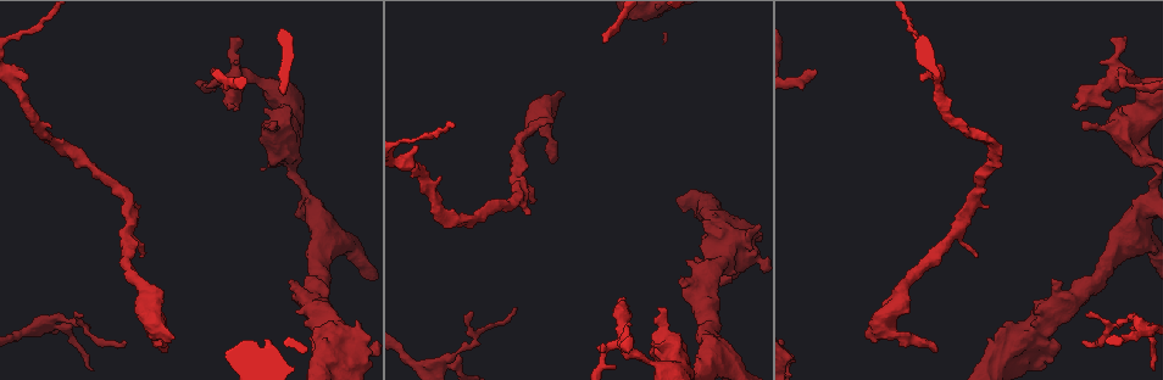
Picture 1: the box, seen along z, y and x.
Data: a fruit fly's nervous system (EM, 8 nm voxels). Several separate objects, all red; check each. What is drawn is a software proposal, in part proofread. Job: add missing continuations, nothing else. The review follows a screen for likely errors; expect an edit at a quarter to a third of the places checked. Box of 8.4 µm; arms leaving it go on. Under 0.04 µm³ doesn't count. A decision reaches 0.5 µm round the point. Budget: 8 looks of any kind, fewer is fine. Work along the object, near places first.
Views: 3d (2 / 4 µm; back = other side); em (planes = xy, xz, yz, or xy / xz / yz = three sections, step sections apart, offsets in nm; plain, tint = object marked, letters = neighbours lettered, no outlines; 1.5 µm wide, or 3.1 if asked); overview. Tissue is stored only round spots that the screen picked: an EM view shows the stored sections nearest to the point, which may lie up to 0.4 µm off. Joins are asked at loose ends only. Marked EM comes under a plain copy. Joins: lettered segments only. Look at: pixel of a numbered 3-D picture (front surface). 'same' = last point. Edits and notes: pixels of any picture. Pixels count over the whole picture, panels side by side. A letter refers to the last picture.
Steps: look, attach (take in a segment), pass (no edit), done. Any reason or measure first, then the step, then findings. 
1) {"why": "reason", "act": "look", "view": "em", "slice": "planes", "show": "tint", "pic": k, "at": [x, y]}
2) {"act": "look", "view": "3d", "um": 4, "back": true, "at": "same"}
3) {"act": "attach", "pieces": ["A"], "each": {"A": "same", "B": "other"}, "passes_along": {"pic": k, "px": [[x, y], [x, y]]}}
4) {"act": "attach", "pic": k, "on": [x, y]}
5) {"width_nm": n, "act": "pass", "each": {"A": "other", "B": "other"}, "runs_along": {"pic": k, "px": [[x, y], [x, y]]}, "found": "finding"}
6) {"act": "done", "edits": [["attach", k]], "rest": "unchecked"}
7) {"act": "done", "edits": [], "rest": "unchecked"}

{"why": "tapers out", "act": "look", "view": "em", "slice": "planes", "show": "letters", "pic": 1, "at": [470, 314]}

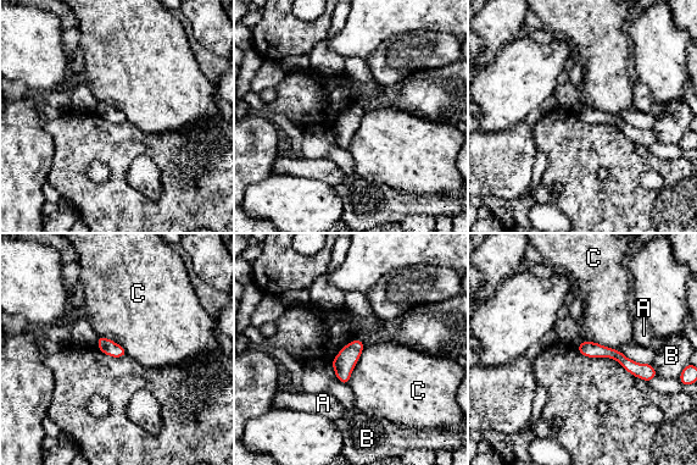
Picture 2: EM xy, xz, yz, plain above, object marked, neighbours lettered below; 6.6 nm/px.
{"act": "pass", "each": {"A": "other", "B": "other", "C": "other"}, "border": {"pic": 2, "px": [[364, 347], [347, 383]]}, "found": "no lettered segment goes on from it"}

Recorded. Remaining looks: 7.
{"why": "thick end", "act": "look", "view": "3d", "um": 4, "pic": 1, "at": [995, 333]}

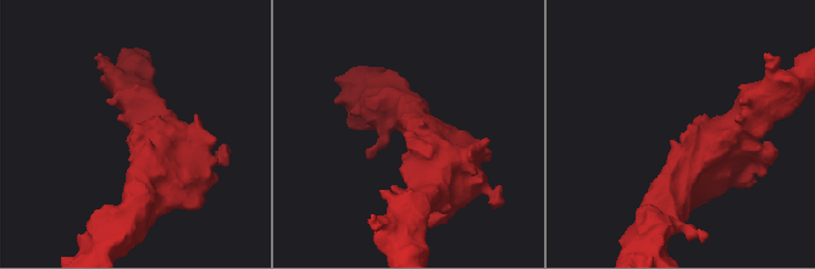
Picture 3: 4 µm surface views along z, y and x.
{"why": "shape alone is not enough", "act": "look", "view": "em", "slice": "yz", "step": 4, "show": "tint", "pic": 3, "at": [682, 137]}

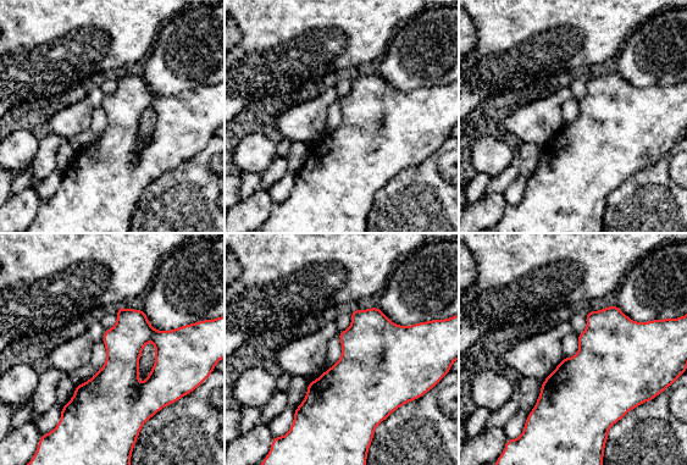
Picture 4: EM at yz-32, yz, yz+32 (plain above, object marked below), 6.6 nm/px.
{"why": "another direction", "act": "look", "view": "em", "slice": "planes", "show": "letters", "at": "same"}

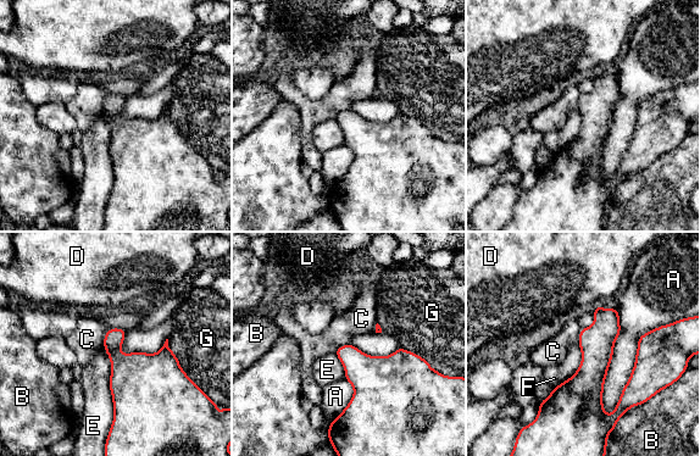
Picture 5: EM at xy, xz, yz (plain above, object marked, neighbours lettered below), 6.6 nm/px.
{"act": "pass", "each": {"A": "other", "B": "other", "C": "other", "D": "other", "E": "other", "F": "other", "G": "other"}, "runs_along": {"pic": 5, "px": [[614, 311], [577, 409]]}, "found": "no lettered segment goes on from it"}

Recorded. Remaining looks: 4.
{"why": "free end", "act": "look", "view": "em", "slice": "planes", "show": "letters", "pic": 1, "at": [1127, 41]}

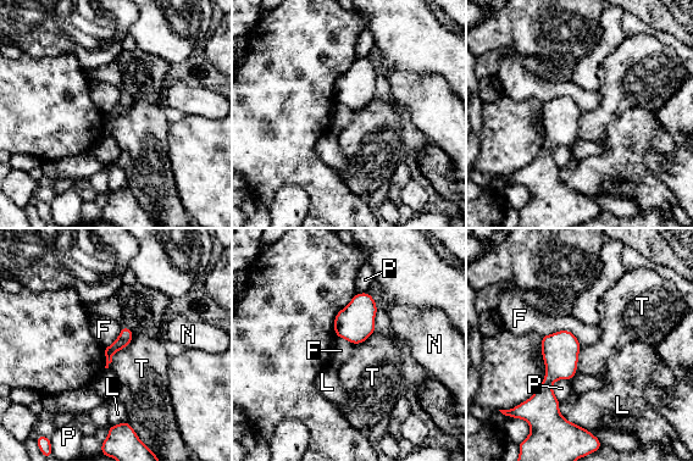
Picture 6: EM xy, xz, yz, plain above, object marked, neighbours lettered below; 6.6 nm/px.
{"act": "pass", "each": {"F": "other", "L": "other", "N": "other", "P": "other", "T": "other"}, "border": {"pic": 6, "px": [[542, 337], [570, 331], [581, 345]]}, "found": "no lettered segment goes on from it"}

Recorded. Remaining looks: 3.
{"act": "done", "edits": [], "rest": "unchecked"}

